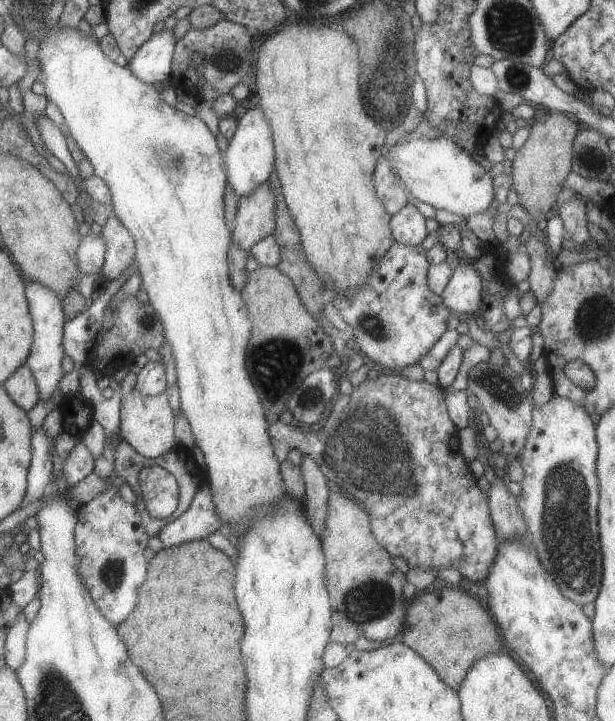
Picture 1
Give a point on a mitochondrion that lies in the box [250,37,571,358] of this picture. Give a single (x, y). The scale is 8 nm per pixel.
(394, 98)

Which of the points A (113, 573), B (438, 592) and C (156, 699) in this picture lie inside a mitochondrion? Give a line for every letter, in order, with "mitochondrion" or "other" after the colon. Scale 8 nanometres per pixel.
A: mitochondrion
B: other
C: other

